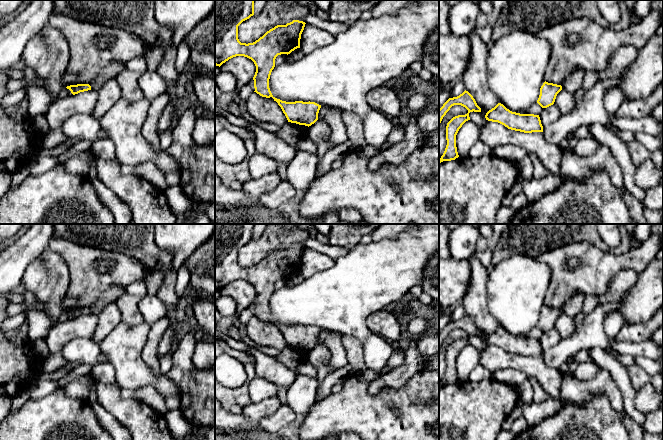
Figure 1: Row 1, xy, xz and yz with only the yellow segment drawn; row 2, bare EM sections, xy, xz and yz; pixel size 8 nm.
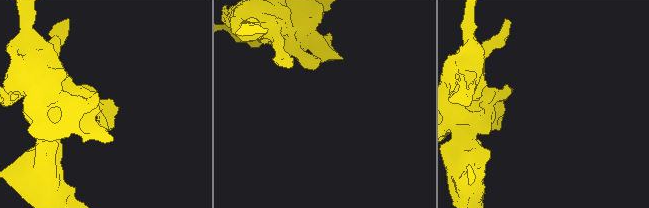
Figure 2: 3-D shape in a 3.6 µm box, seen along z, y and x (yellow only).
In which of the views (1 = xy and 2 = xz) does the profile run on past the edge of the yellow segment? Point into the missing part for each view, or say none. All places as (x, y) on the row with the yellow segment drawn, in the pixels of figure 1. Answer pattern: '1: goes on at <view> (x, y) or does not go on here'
1: does not go on here
2: does not go on here

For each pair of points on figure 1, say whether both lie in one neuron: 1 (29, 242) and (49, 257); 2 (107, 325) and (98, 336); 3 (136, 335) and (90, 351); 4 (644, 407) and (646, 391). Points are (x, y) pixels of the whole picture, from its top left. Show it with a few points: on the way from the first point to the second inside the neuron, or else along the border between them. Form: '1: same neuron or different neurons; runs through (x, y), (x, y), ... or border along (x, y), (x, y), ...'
1: different neurons; border along (46, 248), (25, 268)
2: same neuron; runs through (104, 328), (100, 333)
3: different neurons; border along (99, 345), (102, 352)
4: same neuron; runs through (644, 403), (646, 395)

